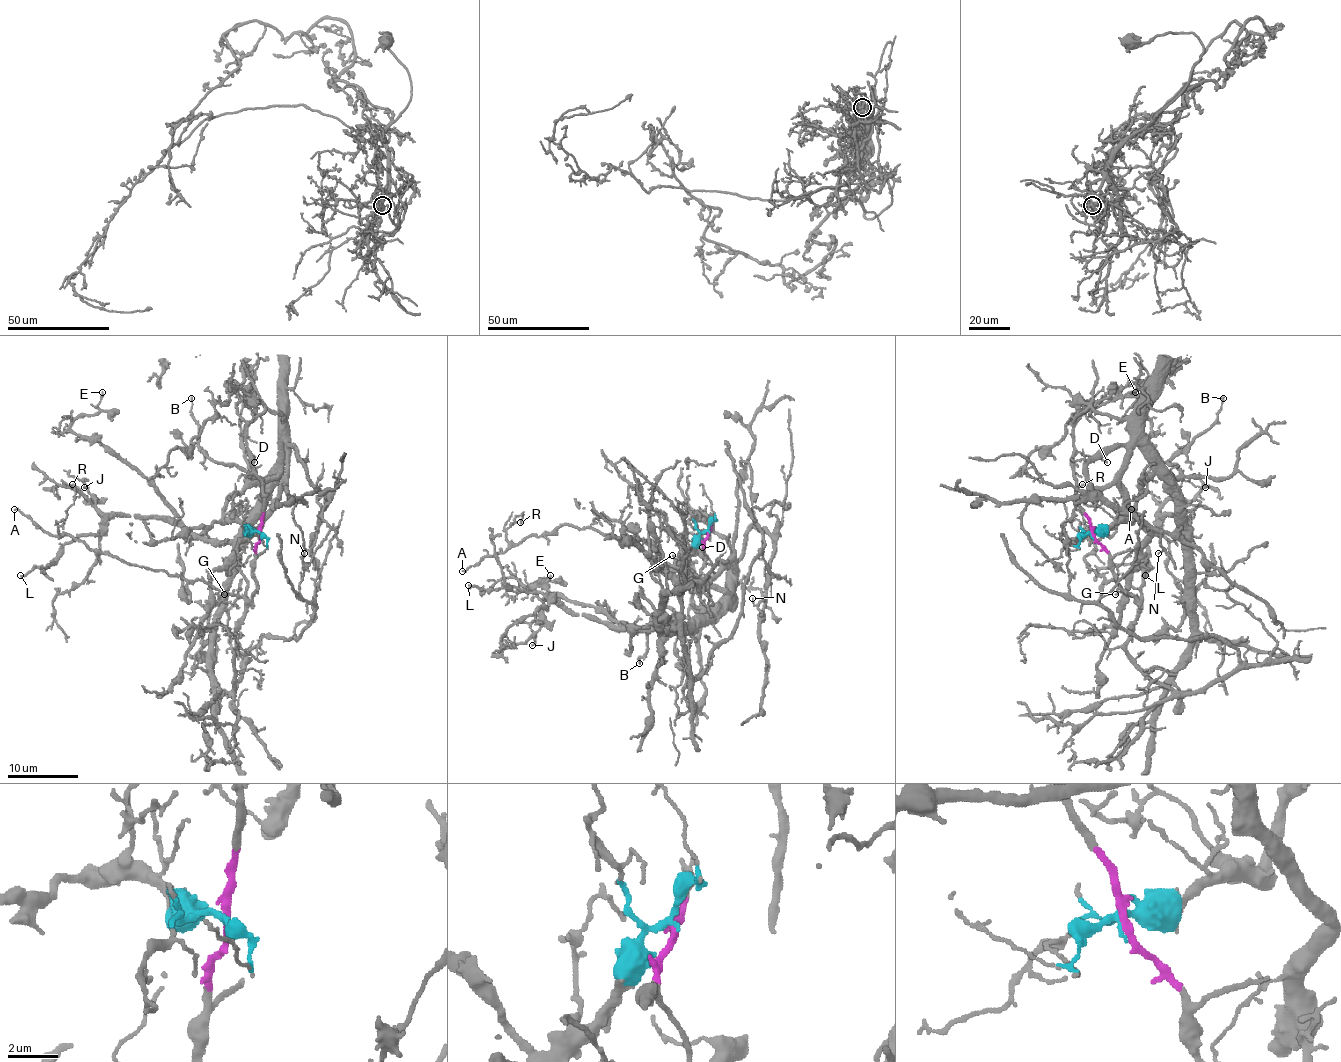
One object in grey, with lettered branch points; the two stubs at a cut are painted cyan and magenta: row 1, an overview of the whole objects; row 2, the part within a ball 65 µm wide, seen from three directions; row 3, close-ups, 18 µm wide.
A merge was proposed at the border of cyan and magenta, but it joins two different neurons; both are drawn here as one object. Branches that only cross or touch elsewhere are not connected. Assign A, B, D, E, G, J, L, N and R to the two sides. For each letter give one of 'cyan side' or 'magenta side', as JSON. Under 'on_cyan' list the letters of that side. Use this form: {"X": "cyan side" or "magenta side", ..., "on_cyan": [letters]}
{"A": "magenta side", "B": "cyan side", "D": "magenta side", "E": "cyan side", "G": "magenta side", "J": "cyan side", "L": "cyan side", "N": "cyan side", "R": "magenta side", "on_cyan": ["B", "E", "J", "L", "N"]}

